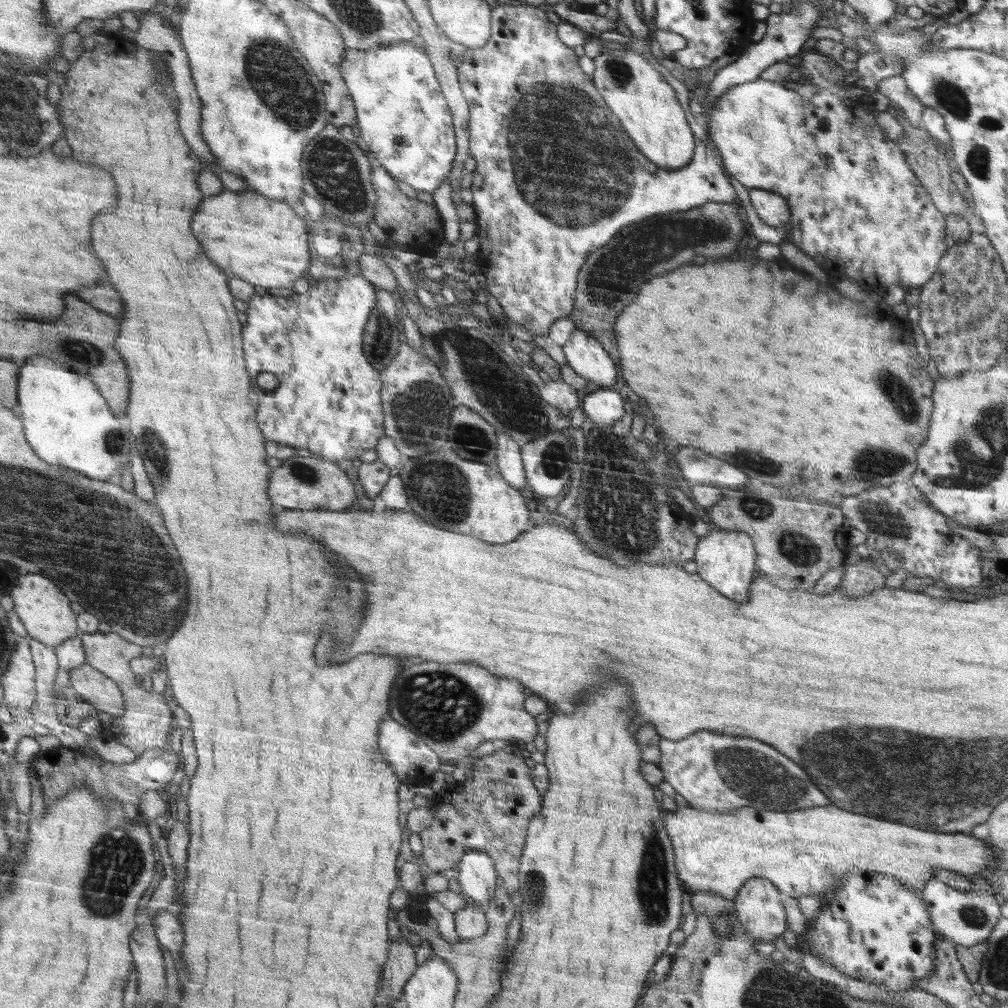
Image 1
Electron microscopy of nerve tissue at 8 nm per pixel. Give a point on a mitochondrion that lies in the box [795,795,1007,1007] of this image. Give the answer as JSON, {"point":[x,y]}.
{"point":[975,916]}

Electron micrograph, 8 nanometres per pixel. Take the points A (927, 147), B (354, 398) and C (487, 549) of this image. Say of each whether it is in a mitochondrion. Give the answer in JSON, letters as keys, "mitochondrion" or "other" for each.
{"A":"other","B":"other","C":"other"}

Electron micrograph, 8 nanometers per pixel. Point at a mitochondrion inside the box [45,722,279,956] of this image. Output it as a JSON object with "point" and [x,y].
{"point":[116,861]}

